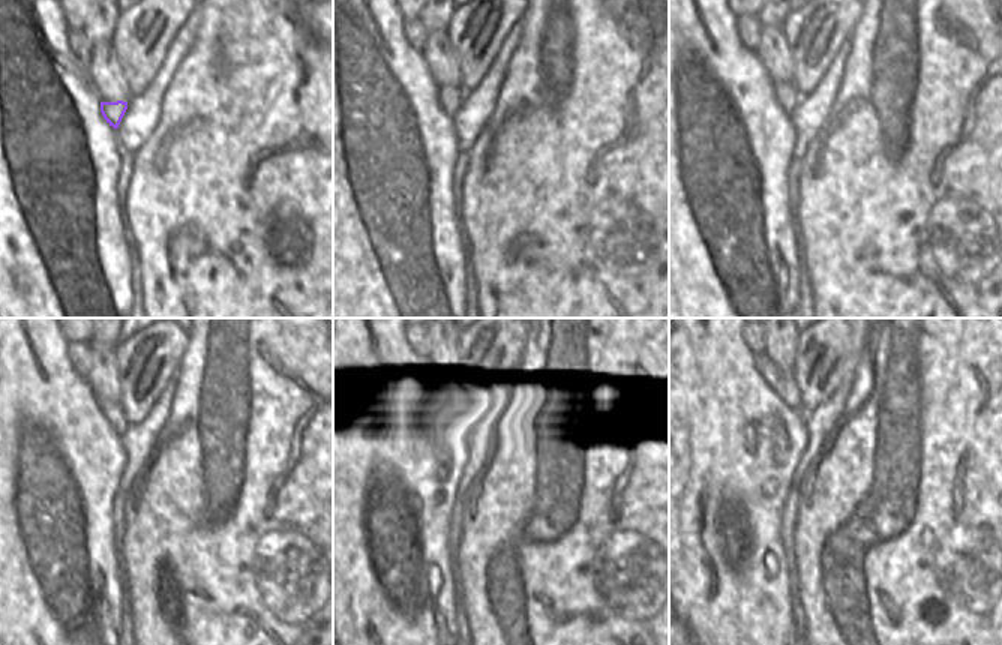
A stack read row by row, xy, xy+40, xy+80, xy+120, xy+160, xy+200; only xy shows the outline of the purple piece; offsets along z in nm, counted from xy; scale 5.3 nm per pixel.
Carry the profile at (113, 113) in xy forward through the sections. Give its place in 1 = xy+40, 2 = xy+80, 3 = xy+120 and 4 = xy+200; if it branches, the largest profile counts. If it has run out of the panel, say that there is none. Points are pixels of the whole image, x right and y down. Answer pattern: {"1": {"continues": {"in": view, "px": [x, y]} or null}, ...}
{"1": {"continues": {"in": "xy+40", "px": [450, 98]}}, "2": {"continues": {"in": "xy+80", "px": [786, 95]}}, "3": {"continues": {"in": "xy+120", "px": [113, 411]}}, "4": {"continues": {"in": "xy+200", "px": [782, 381]}}}

